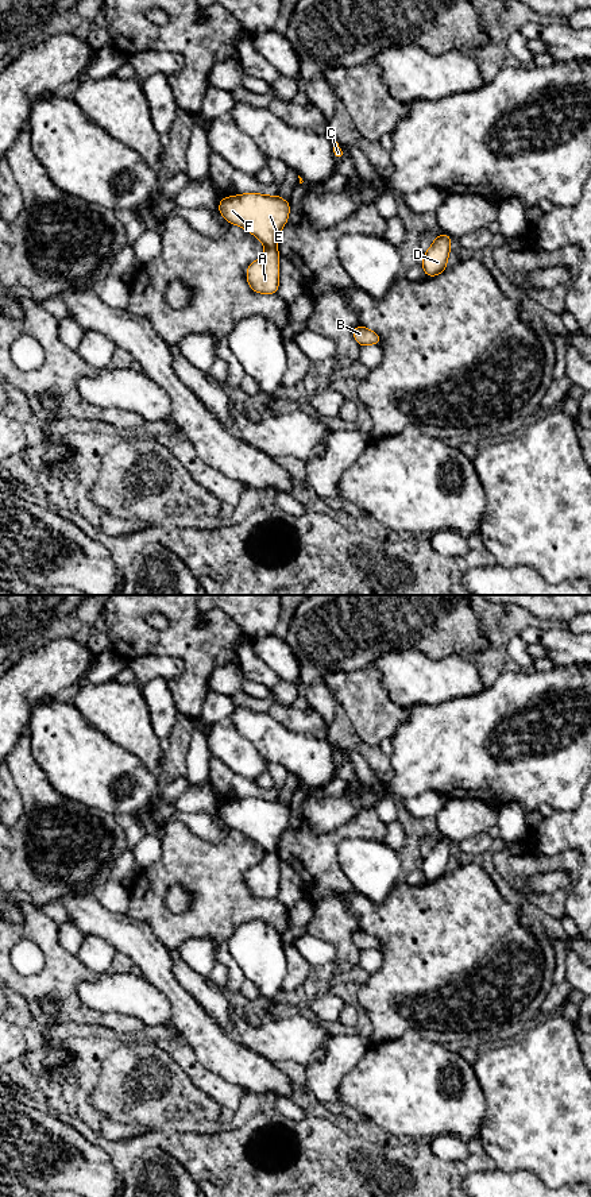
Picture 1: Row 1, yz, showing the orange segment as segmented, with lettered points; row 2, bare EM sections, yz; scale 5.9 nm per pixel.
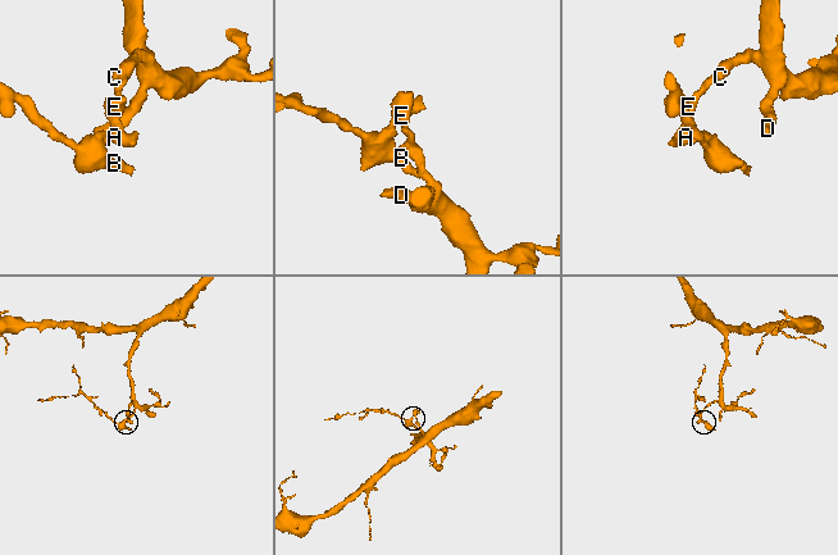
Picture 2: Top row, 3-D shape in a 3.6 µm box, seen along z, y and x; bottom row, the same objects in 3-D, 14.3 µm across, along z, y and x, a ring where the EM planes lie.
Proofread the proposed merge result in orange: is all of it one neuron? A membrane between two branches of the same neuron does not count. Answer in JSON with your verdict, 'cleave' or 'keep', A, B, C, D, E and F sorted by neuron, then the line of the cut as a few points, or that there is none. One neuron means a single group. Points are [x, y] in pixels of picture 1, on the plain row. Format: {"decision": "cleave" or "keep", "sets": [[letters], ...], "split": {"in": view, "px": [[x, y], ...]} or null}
{"decision": "cleave", "sets": [["A", "B"], ["C", "D", "E", "F"]], "split": {"in": "yz", "px": [[266, 852], [275, 853]]}}

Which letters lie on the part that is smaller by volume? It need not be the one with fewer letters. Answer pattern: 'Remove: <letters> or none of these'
Remove: A, B

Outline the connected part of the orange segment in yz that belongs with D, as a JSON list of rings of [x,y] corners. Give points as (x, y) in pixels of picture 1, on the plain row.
[[[441,837],[432,847],[432,852],[424,857],[422,872],[426,881],[434,881],[447,874],[447,865],[451,856],[451,841]]]

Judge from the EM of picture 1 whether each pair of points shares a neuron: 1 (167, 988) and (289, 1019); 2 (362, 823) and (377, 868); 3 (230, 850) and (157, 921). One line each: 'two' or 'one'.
1: two
2: two
3: one

